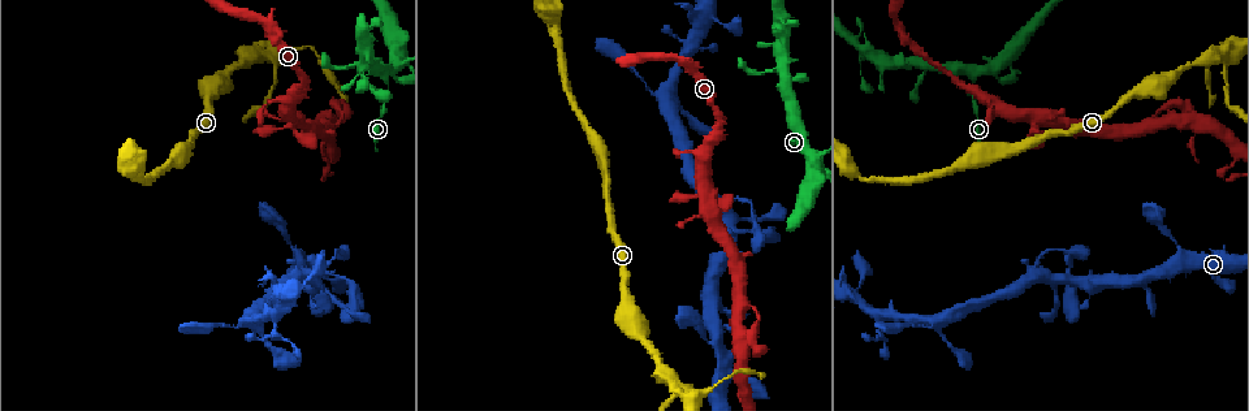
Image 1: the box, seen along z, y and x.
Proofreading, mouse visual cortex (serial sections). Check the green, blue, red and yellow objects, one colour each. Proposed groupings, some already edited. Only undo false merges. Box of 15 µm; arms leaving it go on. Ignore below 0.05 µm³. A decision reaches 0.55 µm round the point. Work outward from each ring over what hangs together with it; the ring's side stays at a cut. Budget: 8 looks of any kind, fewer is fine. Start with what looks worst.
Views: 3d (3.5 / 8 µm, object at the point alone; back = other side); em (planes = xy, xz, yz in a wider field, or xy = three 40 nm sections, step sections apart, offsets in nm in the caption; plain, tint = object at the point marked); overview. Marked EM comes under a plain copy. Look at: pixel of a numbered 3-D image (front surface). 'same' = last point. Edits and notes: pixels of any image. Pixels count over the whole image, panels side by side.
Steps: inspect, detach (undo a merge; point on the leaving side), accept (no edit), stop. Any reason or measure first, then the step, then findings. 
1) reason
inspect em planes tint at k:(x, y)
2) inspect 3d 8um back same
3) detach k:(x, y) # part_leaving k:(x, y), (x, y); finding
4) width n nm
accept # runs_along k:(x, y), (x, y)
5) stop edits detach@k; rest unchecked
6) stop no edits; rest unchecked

thick turns thin
inspect 3d 8um at 1:(694, 388)

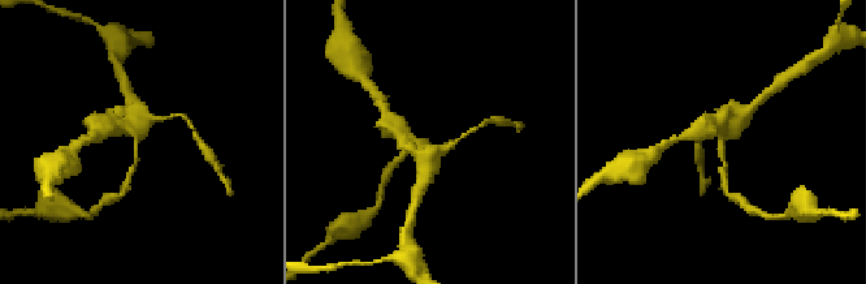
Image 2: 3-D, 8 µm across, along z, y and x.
inspect 3d 3.5um at 2:(136, 146)

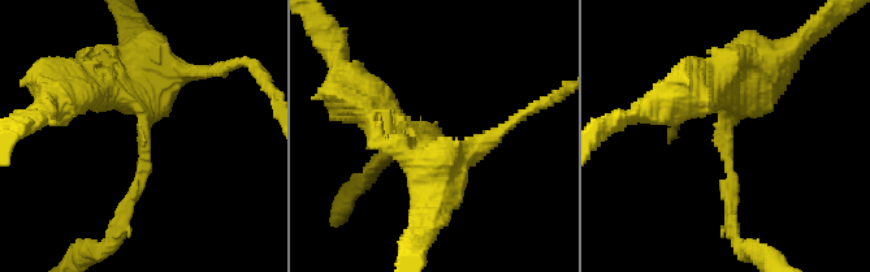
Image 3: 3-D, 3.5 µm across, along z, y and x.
inspect em planes tint at 3:(146, 136)

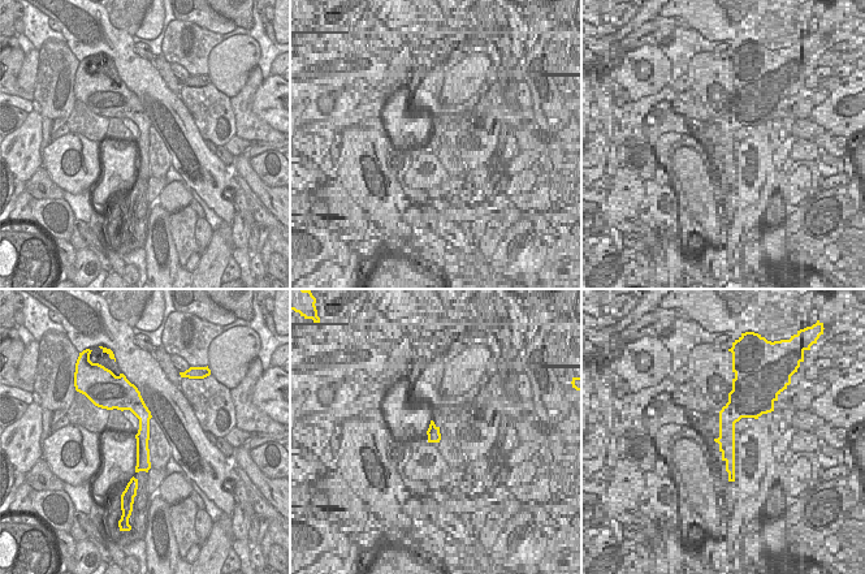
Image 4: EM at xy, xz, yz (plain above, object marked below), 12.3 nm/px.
width 160 nm
accept # runs_along 4:(135, 395), (143, 414), (145, 467); all the same cell

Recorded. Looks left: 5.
sharp bend
inspect 3d 3.5um at 1:(857, 297)

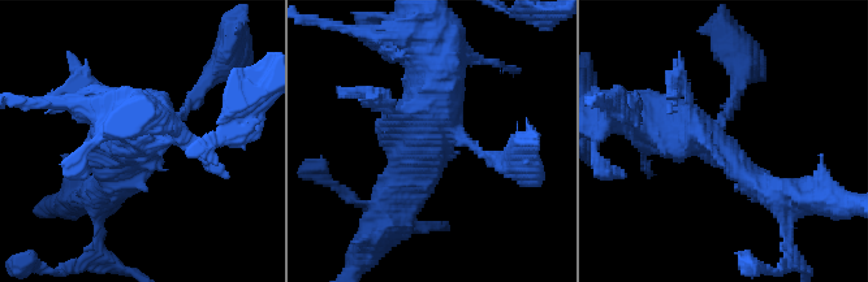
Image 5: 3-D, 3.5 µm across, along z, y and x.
now the EM
inspect em xy step 5 tint at 5:(715, 139)

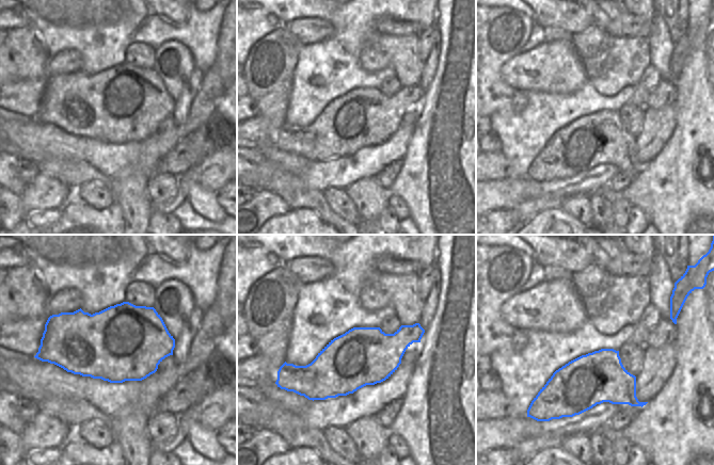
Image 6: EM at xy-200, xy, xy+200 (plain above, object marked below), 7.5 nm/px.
cut it another way
inspect em xy step 2 tint same

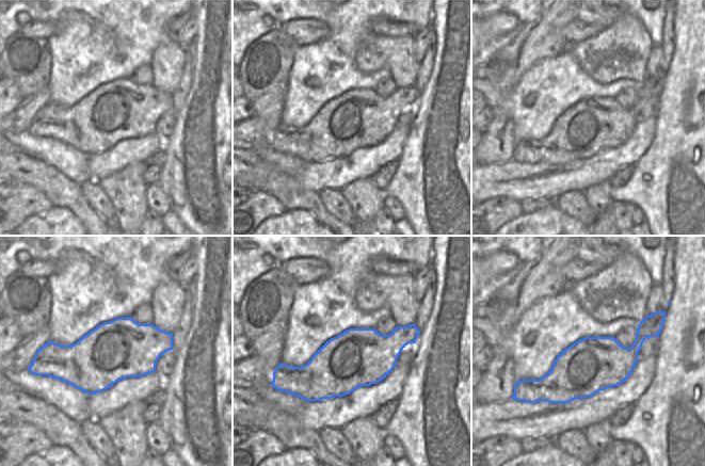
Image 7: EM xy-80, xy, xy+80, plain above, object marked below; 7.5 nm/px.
accept # runs_along 7:(654, 325), (618, 363), (528, 385); one cell here

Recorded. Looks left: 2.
stop no edits; rest unchecked

